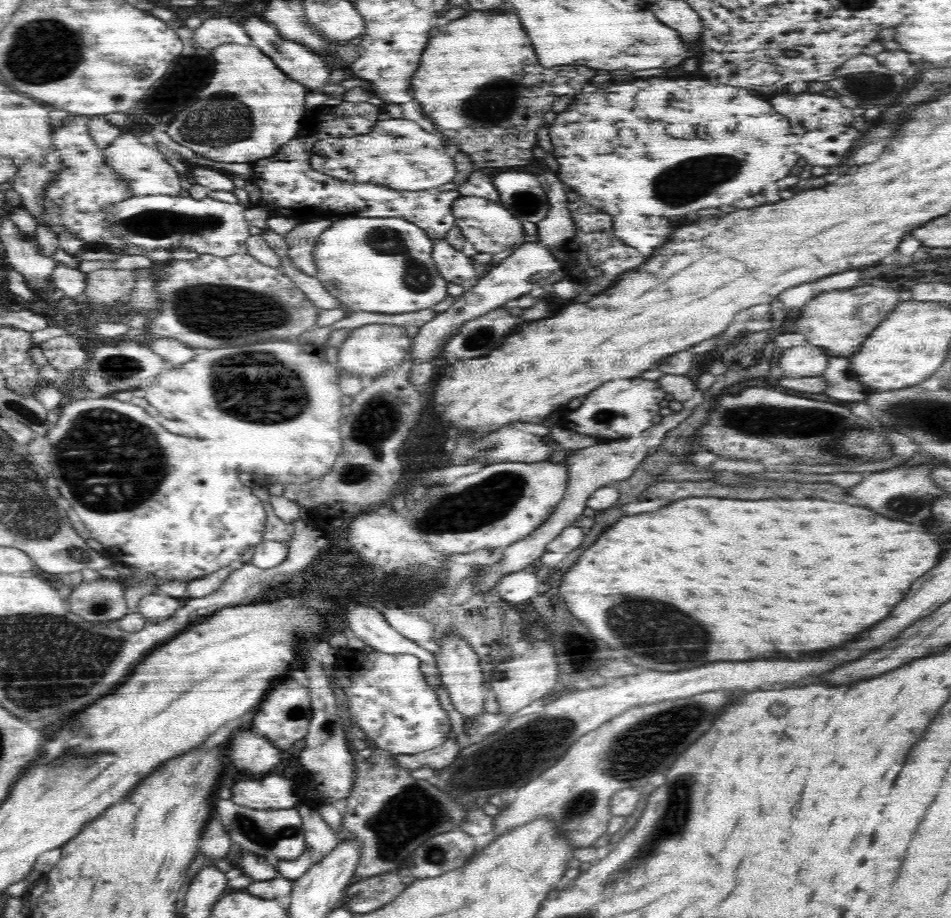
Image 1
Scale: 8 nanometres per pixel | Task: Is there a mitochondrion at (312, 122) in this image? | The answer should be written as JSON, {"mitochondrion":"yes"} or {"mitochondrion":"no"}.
{"mitochondrion":"no"}

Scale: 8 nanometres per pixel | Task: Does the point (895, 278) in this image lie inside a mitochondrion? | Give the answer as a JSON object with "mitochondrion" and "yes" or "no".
{"mitochondrion":"no"}

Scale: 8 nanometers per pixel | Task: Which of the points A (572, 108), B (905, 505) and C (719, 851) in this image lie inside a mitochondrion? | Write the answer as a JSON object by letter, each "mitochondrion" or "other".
{"A":"other","B":"mitochondrion","C":"other"}

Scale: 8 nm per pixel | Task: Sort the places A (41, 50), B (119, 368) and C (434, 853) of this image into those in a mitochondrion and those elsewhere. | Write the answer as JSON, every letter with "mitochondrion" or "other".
{"A":"mitochondrion","B":"mitochondrion","C":"mitochondrion"}

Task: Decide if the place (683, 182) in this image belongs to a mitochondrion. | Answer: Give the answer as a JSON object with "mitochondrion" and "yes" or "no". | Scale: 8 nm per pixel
{"mitochondrion":"yes"}

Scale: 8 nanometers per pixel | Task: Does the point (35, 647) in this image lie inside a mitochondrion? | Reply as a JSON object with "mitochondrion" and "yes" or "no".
{"mitochondrion":"yes"}

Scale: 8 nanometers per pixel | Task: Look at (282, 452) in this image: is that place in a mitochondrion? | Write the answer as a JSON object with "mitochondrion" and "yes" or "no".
{"mitochondrion":"no"}

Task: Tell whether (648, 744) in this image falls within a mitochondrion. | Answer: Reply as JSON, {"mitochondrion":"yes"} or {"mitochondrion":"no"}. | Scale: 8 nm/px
{"mitochondrion":"yes"}

